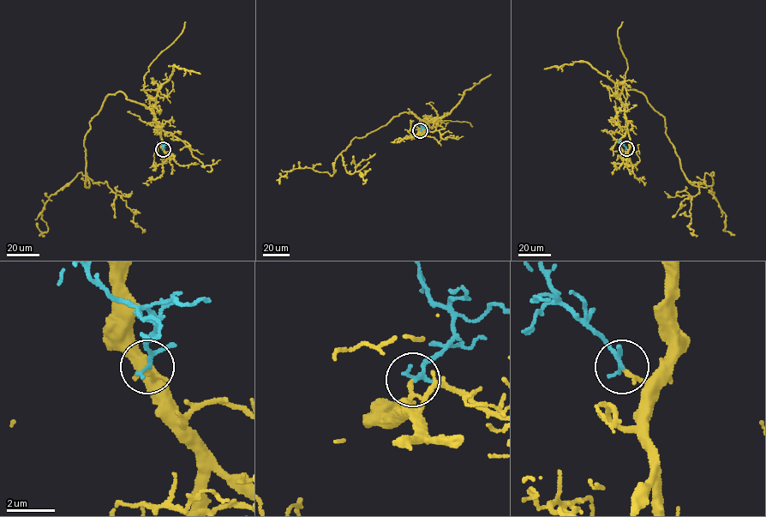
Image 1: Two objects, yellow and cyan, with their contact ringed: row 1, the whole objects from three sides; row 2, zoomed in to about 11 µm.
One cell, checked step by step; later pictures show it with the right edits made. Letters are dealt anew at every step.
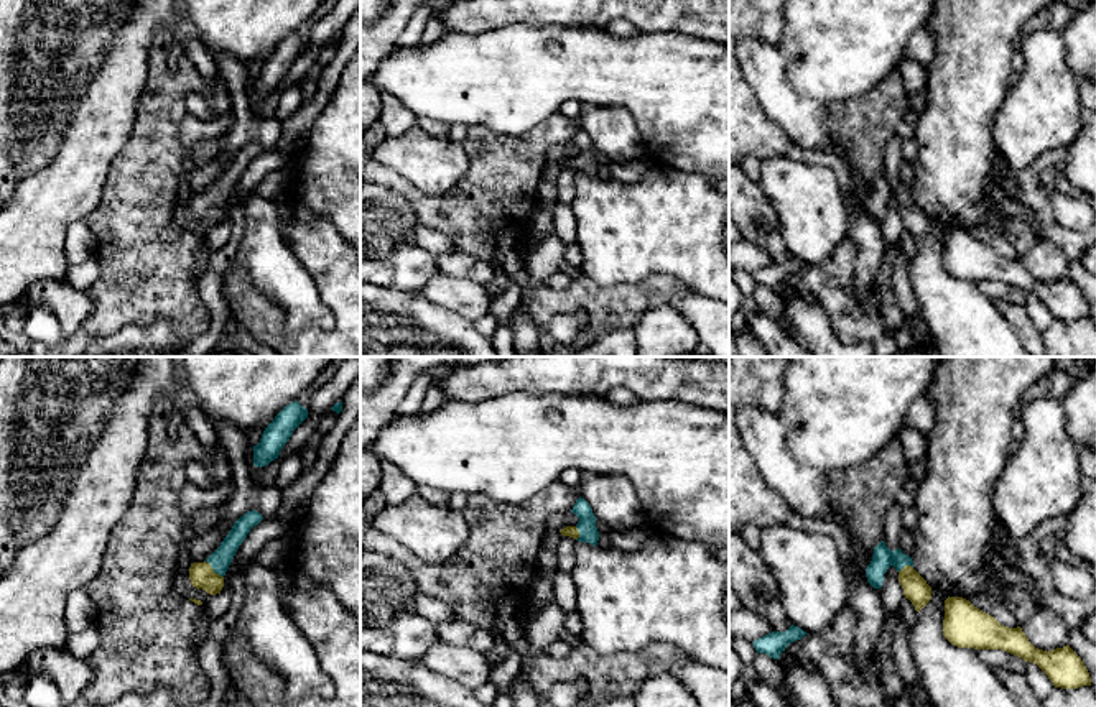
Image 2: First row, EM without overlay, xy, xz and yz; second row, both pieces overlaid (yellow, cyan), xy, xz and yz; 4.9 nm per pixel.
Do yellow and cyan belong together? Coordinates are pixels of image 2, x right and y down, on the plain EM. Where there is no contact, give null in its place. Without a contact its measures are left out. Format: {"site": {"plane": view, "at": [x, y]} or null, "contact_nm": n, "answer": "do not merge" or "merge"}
{"site": {"plane": "xy", "at": [213, 201]}, "contact_nm": 130, "answer": "merge"}

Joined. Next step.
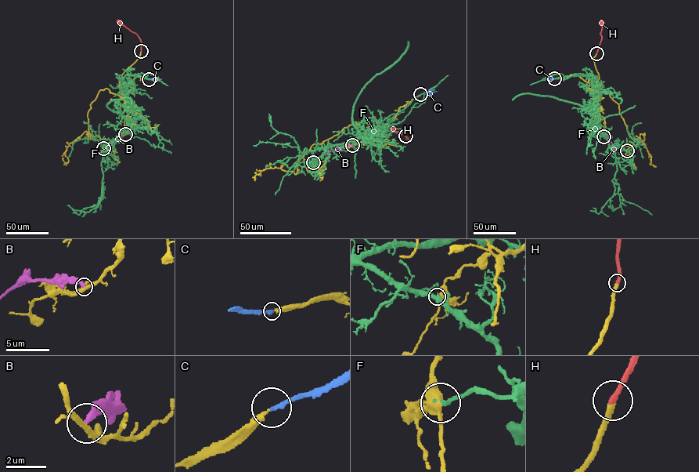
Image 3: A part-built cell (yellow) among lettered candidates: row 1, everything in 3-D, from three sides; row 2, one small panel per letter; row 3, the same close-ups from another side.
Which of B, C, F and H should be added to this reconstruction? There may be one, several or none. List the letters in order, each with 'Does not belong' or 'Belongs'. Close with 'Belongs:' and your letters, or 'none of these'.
B: Does not belong
C: Belongs
F: Does not belong
H: Belongs
Belongs: C, H

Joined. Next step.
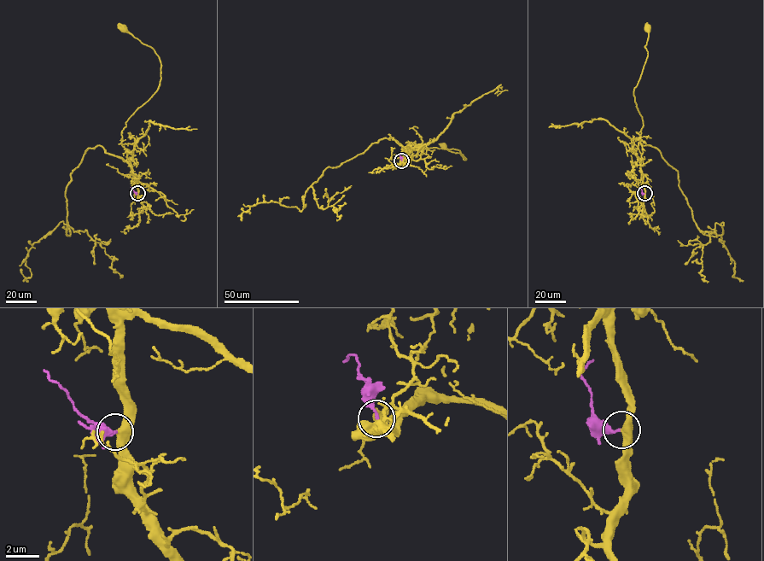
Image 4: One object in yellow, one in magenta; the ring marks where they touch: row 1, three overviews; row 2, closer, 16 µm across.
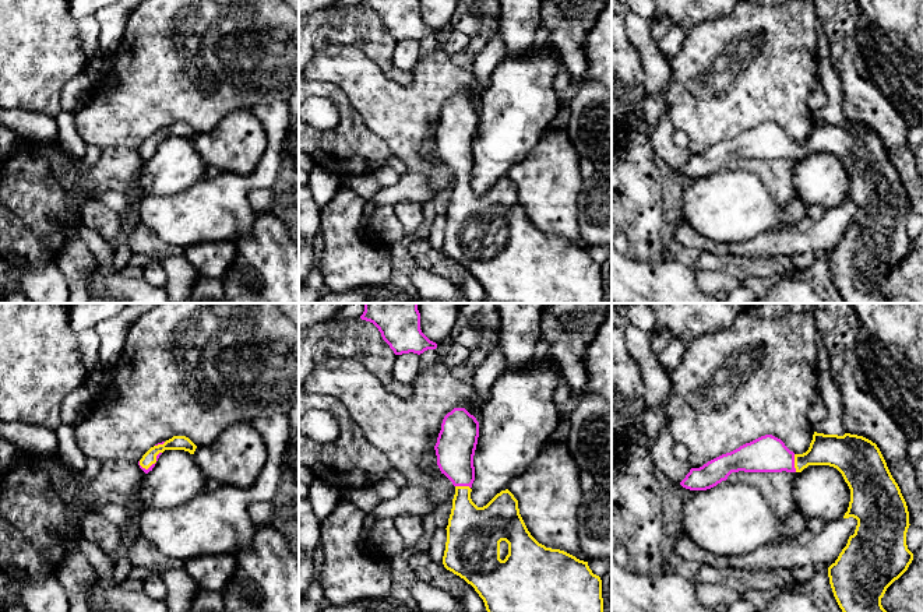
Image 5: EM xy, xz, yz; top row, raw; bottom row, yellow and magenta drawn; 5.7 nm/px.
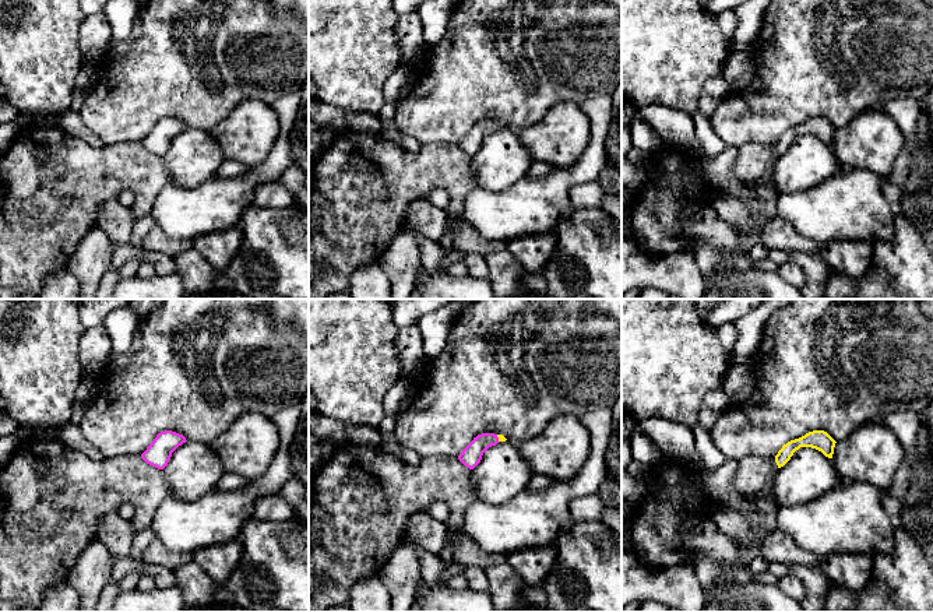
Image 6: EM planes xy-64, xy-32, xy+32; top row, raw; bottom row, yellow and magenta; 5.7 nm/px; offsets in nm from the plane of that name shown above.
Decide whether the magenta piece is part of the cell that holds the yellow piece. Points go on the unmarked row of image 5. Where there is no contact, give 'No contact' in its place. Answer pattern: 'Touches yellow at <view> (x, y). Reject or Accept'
Touches yellow at yz (795, 150). Accept

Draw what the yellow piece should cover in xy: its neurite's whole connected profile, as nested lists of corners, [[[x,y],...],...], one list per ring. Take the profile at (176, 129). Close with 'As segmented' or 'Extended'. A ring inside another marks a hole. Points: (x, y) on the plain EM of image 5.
[[[173,123],[172,126],[158,130],[154,134],[151,134],[142,145],[138,148],[140,155],[148,161],[155,154],[159,143],[165,137],[184,137],[190,141],[194,141],[197,133],[186,123]]]. Extended

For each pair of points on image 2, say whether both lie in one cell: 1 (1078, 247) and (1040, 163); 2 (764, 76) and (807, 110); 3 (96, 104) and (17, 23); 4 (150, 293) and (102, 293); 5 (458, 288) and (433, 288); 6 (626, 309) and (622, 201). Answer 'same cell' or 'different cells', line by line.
1: same cell
2: same cell
3: different cells
4: same cell
5: same cell
6: different cells

